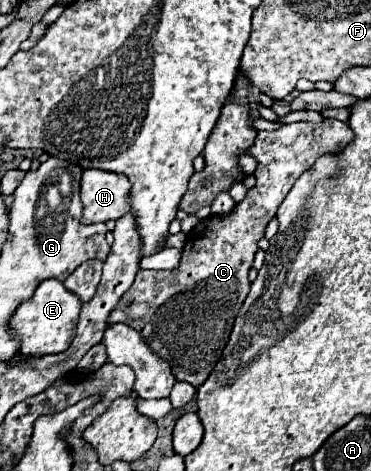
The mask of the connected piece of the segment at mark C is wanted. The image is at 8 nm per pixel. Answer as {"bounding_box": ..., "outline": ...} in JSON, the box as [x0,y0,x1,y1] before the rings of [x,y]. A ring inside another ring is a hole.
{"bounding_box":[108,118,354,386],"outline":[[[332,118],[322,122],[294,122],[278,130],[260,130],[246,154],[258,160],[256,184],[228,214],[200,220],[186,238],[180,266],[174,270],[140,270],[134,284],[120,298],[108,324],[124,322],[138,330],[150,348],[164,358],[176,380],[202,386],[214,370],[228,342],[234,320],[248,296],[248,272],[260,238],[278,206],[314,160],[326,152],[340,152],[354,138],[348,124]]]}

